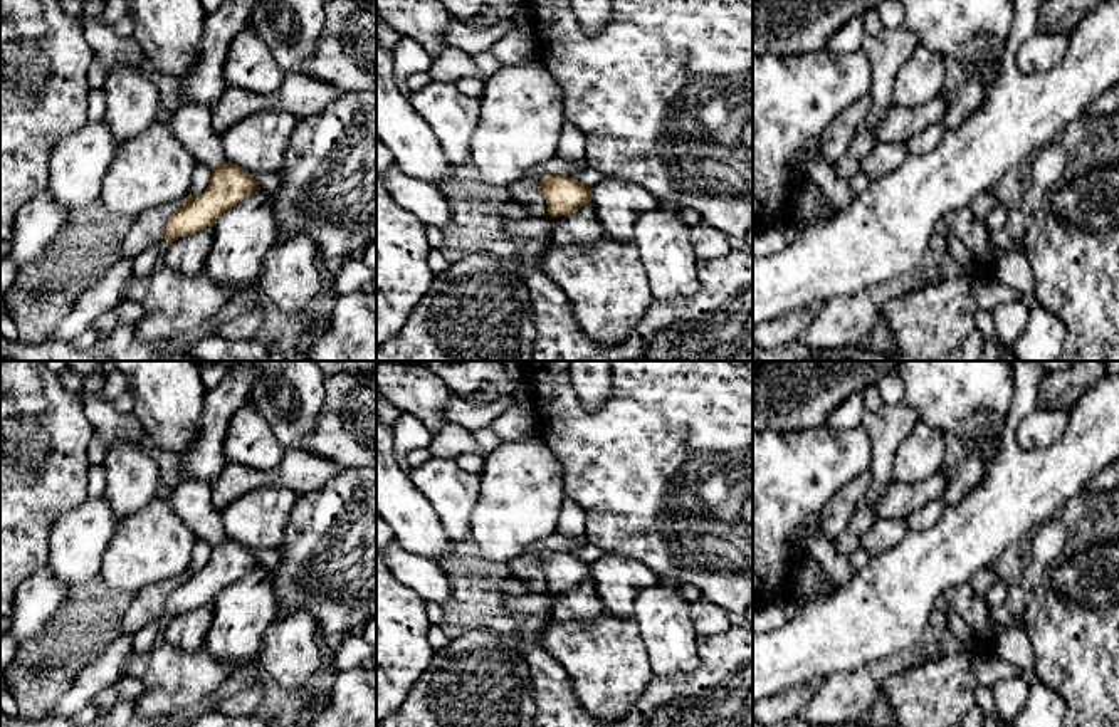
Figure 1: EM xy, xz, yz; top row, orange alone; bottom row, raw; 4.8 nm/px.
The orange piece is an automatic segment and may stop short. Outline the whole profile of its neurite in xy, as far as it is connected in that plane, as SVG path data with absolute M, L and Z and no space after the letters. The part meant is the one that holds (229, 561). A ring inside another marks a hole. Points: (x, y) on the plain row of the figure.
M227 537L212 549L203 569L186 574L185 581L168 594L165 618L170 620L180 613L213 603L222 589L257 566L260 562L247 546Z

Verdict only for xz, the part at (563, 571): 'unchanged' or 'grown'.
unchanged

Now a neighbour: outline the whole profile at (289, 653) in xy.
M304 609L274 620L262 636L257 665L284 690L301 693L321 672L318 621Z

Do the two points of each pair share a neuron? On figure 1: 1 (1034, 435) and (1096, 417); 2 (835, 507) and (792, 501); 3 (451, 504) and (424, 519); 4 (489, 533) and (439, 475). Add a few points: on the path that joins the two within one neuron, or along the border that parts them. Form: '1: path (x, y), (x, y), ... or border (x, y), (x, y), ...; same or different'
1: border (1069, 410), (1064, 432), (1050, 444), (1034, 449); different
2: border (854, 479), (820, 514), (820, 531), (827, 538); different
3: border (412, 482), (452, 539); different
4: border (479, 475), (479, 499), (472, 512), (471, 534); different

